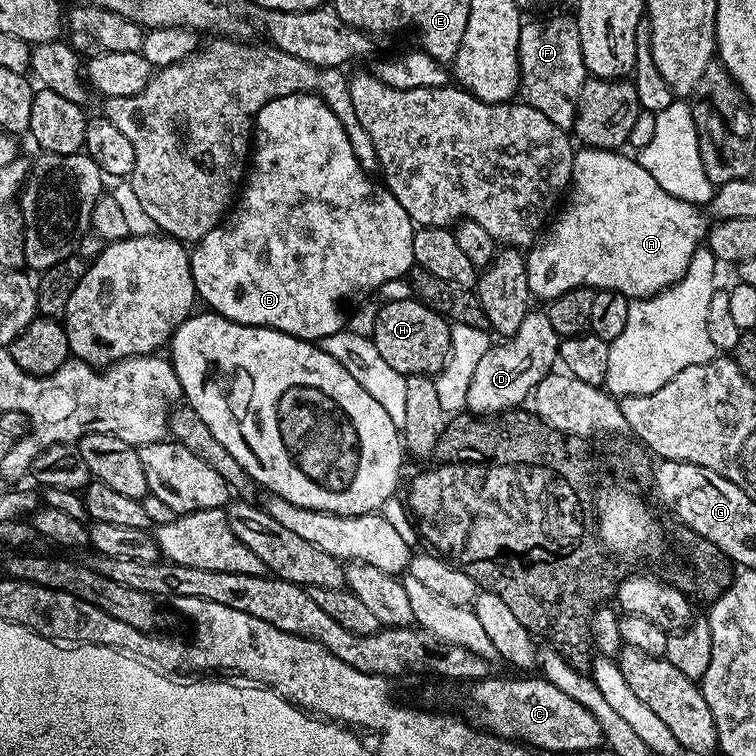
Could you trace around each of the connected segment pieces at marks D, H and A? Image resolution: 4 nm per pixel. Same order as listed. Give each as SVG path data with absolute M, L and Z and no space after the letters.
M529 311L515 334L503 342L493 343L486 354L479 359L473 378L470 380L467 411L484 415L505 406L510 406L514 410L519 409L523 405L520 403L527 396L529 399L538 384L557 367L561 339L554 326L550 326L547 311Z
M415 298L390 301L379 305L376 325L370 331L370 339L378 354L386 358L389 366L394 366L403 376L422 375L435 377L447 363L452 346L449 321L440 313Z
M584 146L573 155L572 182L566 203L559 209L560 217L558 212L547 231L526 252L528 285L537 301L550 302L575 288L614 290L629 298L657 296L686 274L692 255L707 237L710 220L700 213L703 211L697 205L666 194L639 159L631 160L624 154L611 148Z

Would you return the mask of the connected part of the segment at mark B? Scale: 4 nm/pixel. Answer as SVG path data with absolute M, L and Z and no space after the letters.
M297 94L274 98L256 116L254 125L254 147L250 152L250 171L242 184L242 191L235 201L234 207L227 213L210 234L206 234L191 249L192 277L196 287L196 295L204 300L211 311L233 320L239 324L253 324L259 328L276 328L291 336L299 336L302 340L319 341L321 336L329 336L345 327L344 315L348 312L348 303L364 296L367 292L375 293L388 279L407 277L411 273L416 259L412 245L414 225L412 219L398 206L398 198L390 194L388 189L372 181L373 177L364 171L358 162L354 150L350 146L350 138L346 138L346 130L342 122L338 122L338 114L322 102L315 94Z

